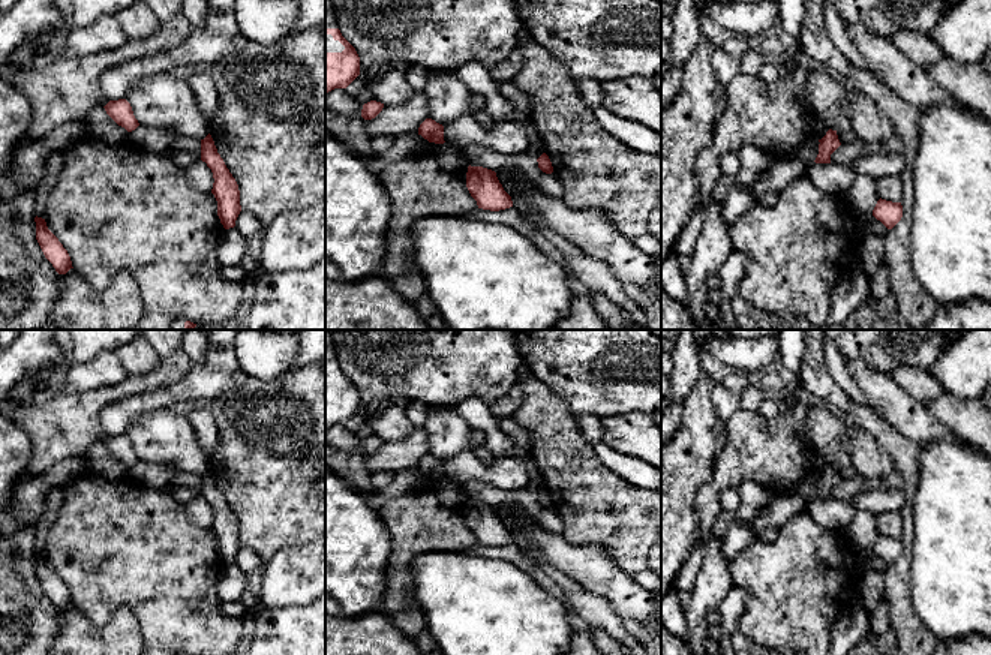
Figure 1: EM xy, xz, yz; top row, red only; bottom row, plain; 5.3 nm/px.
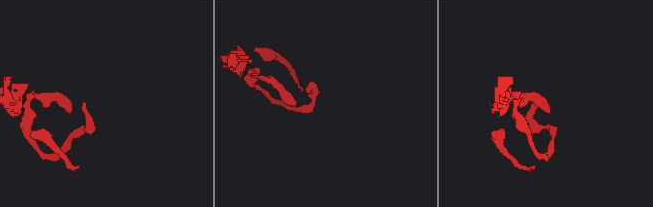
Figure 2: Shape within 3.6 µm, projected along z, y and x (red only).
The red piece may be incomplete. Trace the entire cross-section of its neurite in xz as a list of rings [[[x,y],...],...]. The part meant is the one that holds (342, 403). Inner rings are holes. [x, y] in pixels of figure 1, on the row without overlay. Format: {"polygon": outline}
{"polygon": [[[325,330],[325,429],[346,424],[360,411],[360,393],[342,372],[331,330]]]}

